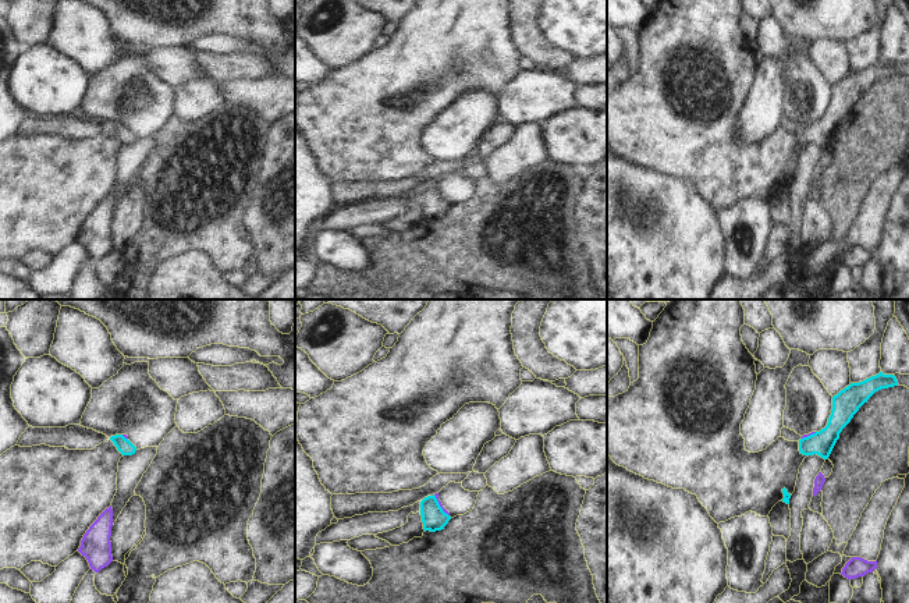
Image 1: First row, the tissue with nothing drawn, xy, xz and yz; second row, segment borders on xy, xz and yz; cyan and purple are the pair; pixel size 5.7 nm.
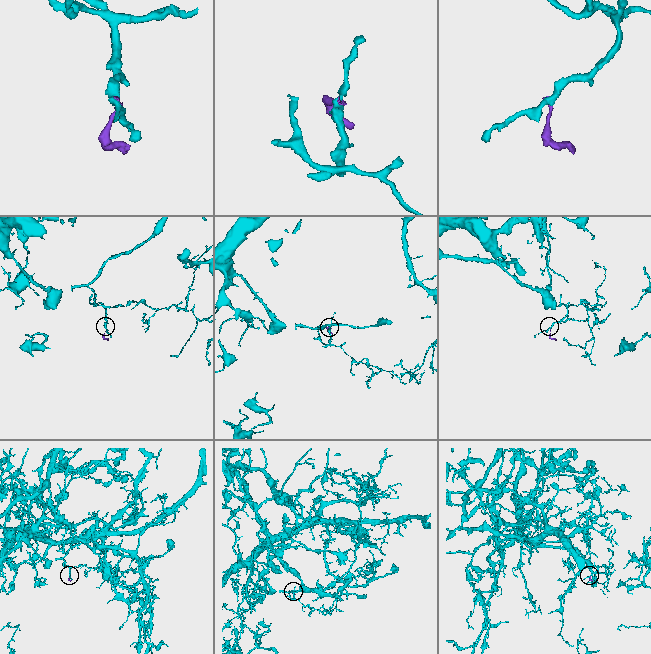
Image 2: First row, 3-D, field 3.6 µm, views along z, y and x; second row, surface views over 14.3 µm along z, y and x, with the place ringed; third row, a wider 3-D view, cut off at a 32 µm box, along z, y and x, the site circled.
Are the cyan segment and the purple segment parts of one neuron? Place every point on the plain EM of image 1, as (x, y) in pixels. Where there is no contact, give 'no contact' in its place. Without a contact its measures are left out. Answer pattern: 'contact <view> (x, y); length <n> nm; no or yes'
contact xz (439, 194); length 160 nm; no

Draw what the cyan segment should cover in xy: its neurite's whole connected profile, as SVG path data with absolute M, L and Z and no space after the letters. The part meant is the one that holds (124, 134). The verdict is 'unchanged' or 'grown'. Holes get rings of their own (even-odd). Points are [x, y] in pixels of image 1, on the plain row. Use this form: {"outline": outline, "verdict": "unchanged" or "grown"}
{"outline": "M122 123L111 124L110 128L122 143L132 143L136 139L136 135Z", "verdict": "unchanged"}

